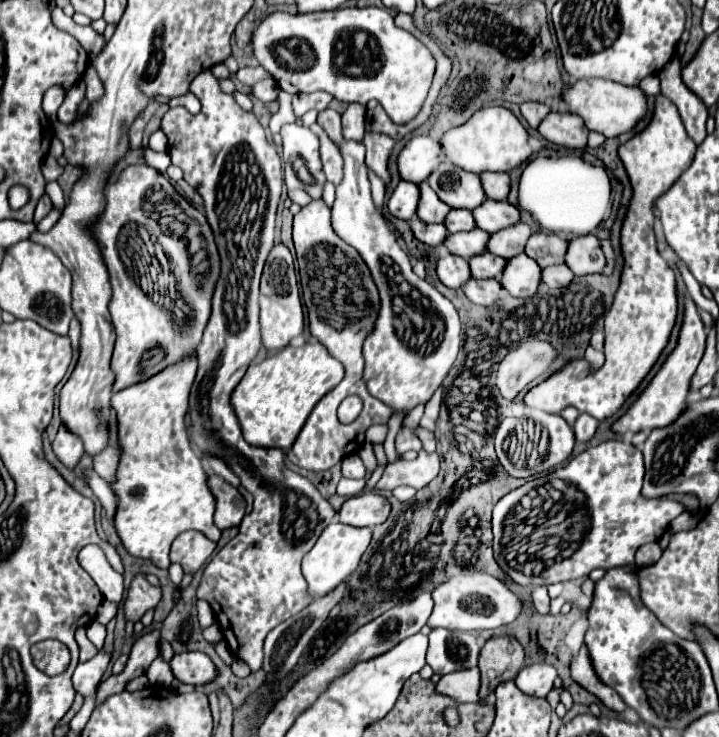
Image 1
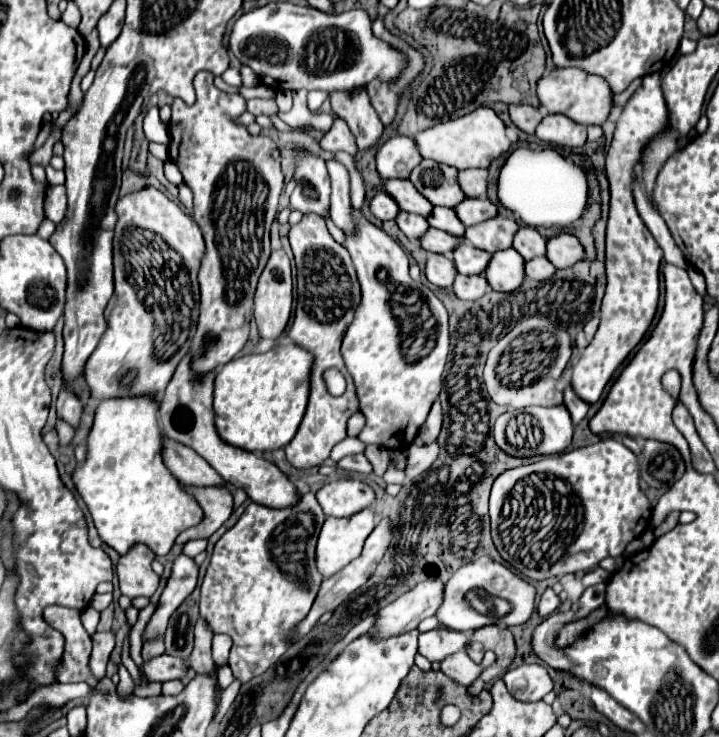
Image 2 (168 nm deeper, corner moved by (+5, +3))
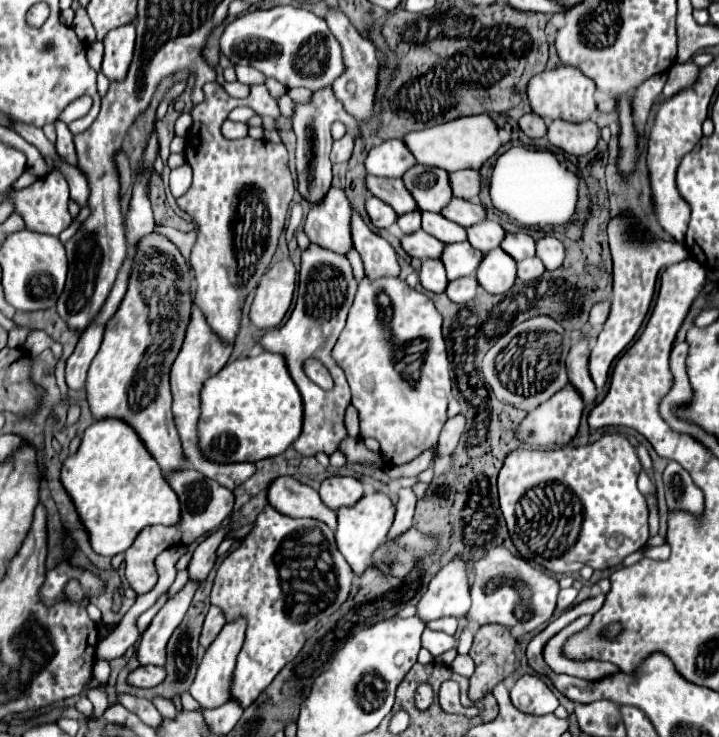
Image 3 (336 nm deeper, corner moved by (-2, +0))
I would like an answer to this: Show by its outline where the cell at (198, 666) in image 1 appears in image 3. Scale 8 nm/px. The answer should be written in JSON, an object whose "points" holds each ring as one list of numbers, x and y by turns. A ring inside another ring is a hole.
{"points":[[138,667,134,669,130,675,128,675,128,685,134,685,134,687,142,687,142,689,148,689,148,687,156,687,164,681,164,667]]}

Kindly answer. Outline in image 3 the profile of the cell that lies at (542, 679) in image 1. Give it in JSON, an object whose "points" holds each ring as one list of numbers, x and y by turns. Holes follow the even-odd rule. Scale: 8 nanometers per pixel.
{"points":[[524,675,510,691,512,703,528,715,548,715,558,707,556,695,538,675]]}

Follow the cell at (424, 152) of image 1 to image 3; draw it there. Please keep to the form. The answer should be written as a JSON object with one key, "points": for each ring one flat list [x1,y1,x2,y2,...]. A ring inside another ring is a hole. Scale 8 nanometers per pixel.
{"points":[[400,139,382,141,380,145,372,147,366,155,364,167,366,173,378,175,378,177,402,177,408,167,412,167,416,161,412,159,412,153]]}

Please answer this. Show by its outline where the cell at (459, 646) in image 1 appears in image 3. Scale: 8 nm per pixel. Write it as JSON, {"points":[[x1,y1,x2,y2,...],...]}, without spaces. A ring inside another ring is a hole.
{"points":[[424,629,422,633,422,647,428,649,432,653,432,657,438,657,442,655,444,651,456,647,456,639,446,635,446,633,440,633,440,631,432,631,432,629]]}

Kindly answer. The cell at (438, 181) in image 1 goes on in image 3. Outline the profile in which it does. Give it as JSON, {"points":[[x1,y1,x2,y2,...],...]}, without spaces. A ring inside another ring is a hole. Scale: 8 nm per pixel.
{"points":[[414,165,402,177,406,189,416,201,418,211,438,213,448,199,452,199,452,189,448,187,448,173,438,167]]}

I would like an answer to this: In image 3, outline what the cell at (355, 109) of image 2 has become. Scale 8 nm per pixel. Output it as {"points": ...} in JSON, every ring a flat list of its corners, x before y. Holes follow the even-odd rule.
{"points":[[330,9,326,15,326,23,330,31,336,35,336,41,342,47,342,57,344,57,344,73,334,81,334,93,346,107,346,111,356,119,356,121,366,121,372,115,372,105,374,105,374,93,376,93,376,75,378,75,378,61,374,53,374,45,364,39,356,27,348,21,348,17,340,9]]}

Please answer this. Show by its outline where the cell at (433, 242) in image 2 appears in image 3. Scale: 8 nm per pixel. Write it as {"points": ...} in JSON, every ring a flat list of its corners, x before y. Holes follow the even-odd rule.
{"points":[[422,229,416,231,416,233,412,233,412,235,402,235,400,237,400,245,402,245,402,249,410,257,416,257,420,261,428,259,428,257,436,259,440,255,440,251,444,249,444,245,436,237,424,233]]}

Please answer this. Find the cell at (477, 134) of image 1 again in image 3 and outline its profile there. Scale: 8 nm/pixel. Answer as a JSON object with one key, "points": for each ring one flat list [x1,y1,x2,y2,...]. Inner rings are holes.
{"points":[[486,113,458,117,442,125,434,125,430,129,412,131,412,133,406,133,402,141,414,155,416,163,428,165,428,167,440,167,448,173,460,171,460,169,480,169,482,163,490,159,502,145,496,135,496,125]]}

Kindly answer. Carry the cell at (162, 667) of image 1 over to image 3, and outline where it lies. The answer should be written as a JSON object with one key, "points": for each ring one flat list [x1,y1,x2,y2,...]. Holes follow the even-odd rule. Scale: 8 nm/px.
{"points":[[188,579,188,583,166,601,166,605,156,613,150,627,142,633,138,643,138,661,140,665,164,665,166,663,166,643,172,631,184,619,190,601,198,589,198,581]]}

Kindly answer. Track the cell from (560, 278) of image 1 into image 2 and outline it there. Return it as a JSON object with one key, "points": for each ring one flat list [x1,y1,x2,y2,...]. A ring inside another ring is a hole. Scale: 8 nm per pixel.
{"points":[[533,258,533,260,525,262,525,274,527,274,527,278,531,278,531,280,545,282,545,280,549,280,555,272,557,272,557,268,555,268,547,258]]}

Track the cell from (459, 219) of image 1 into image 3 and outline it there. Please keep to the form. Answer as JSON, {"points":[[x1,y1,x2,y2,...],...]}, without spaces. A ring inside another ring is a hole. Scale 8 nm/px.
{"points":[[422,213,422,229,440,239,442,243,458,243,458,241,466,241,466,229,462,229,460,225,444,219,440,213]]}

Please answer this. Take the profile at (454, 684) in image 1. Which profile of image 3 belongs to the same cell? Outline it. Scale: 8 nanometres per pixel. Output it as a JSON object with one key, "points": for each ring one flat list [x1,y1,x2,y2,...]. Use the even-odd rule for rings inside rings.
{"points":[[458,655,450,667,462,677,470,677,474,673,474,661,470,659,470,655]]}

